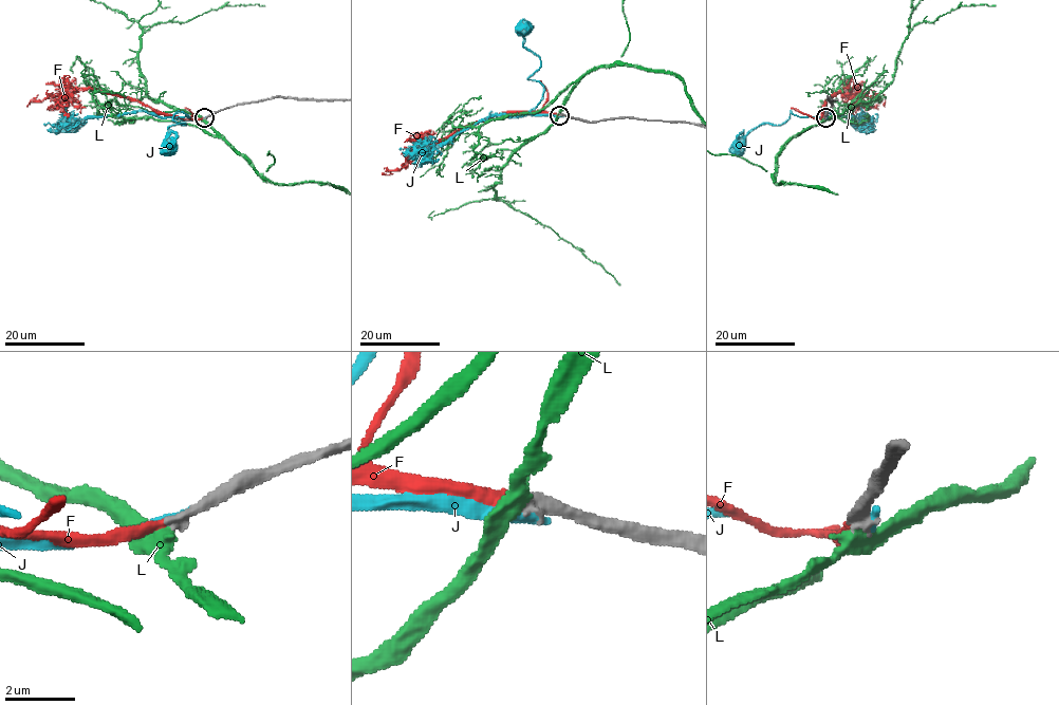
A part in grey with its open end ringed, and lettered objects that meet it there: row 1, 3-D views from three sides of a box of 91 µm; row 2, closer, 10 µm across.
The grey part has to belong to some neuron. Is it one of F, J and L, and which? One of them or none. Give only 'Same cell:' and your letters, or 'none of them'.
Same cell: F

